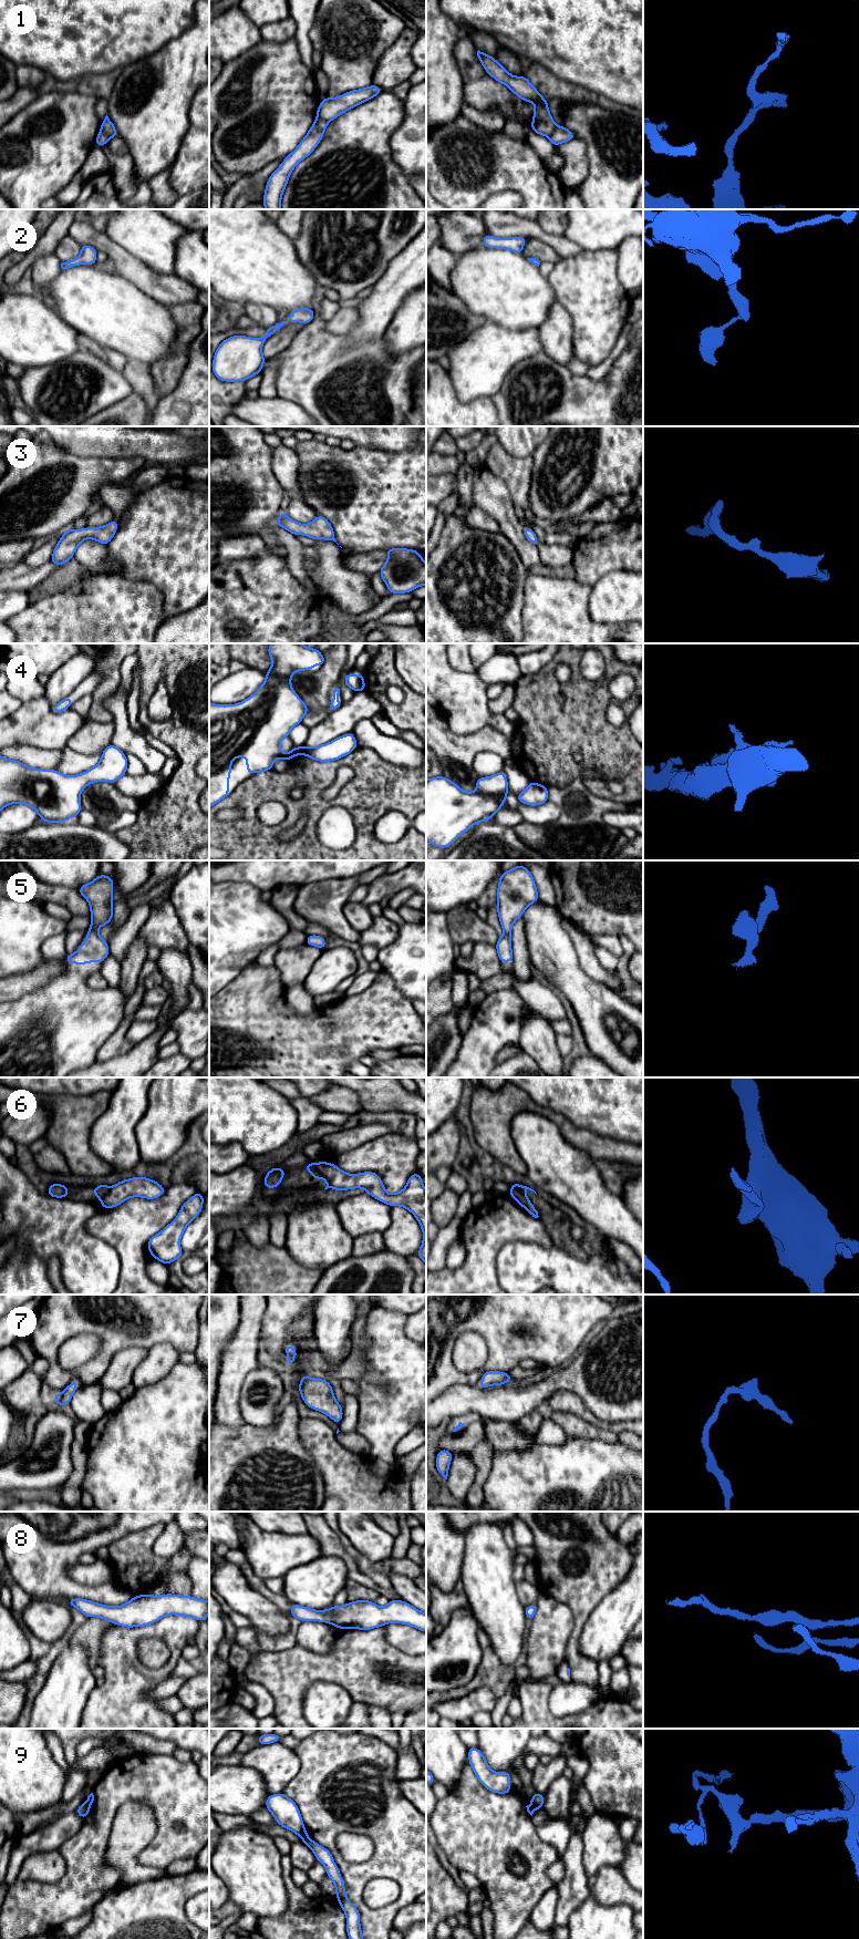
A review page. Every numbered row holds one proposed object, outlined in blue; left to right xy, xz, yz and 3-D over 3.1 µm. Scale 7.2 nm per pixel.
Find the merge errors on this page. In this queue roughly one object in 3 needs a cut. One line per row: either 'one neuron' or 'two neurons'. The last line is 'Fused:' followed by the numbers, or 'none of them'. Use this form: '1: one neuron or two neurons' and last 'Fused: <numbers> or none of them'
1: two neurons
2: one neuron
3: one neuron
4: one neuron
5: one neuron
6: two neurons
7: one neuron
8: one neuron
9: two neurons
Fused: 1, 6, 9

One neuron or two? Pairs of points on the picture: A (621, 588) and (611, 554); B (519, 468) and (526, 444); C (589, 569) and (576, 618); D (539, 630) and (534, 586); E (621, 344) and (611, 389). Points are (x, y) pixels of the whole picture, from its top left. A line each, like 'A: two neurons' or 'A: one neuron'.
A: two neurons
B: two neurons
C: two neurons
D: one neuron
E: two neurons

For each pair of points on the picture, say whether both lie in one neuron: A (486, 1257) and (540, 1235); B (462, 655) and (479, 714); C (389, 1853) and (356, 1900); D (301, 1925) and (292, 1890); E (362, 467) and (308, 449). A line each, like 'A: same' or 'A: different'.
A: same
B: different
C: same
D: same
E: same

